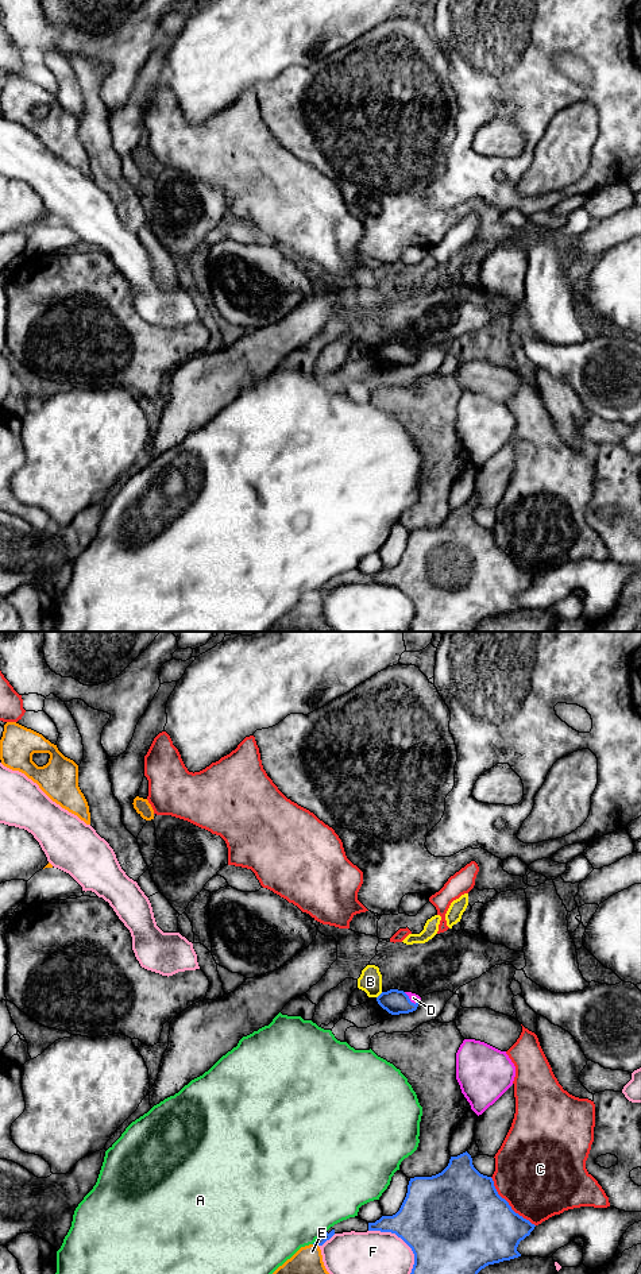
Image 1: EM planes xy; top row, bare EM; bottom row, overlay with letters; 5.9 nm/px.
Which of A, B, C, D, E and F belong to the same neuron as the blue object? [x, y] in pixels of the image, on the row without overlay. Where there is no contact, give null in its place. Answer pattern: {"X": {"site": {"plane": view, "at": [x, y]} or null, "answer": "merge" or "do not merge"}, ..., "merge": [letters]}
{"A": {"site": {"plane": "xy", "at": [319, 590]}, "answer": "do not merge"}, "B": {"site": {"plane": "xy", "at": [379, 347]}, "answer": "do not merge"}, "C": {"site": {"plane": "xy", "at": [508, 556]}, "answer": "do not merge"}, "D": {"site": {"plane": "xy", "at": [409, 352]}, "answer": "do not merge"}, "E": {"site": {"plane": "xy", "at": [316, 597]}, "answer": "do not merge"}, "F": {"site": {"plane": "xy", "at": [404, 593]}, "answer": "do not merge"}, "merge": []}

